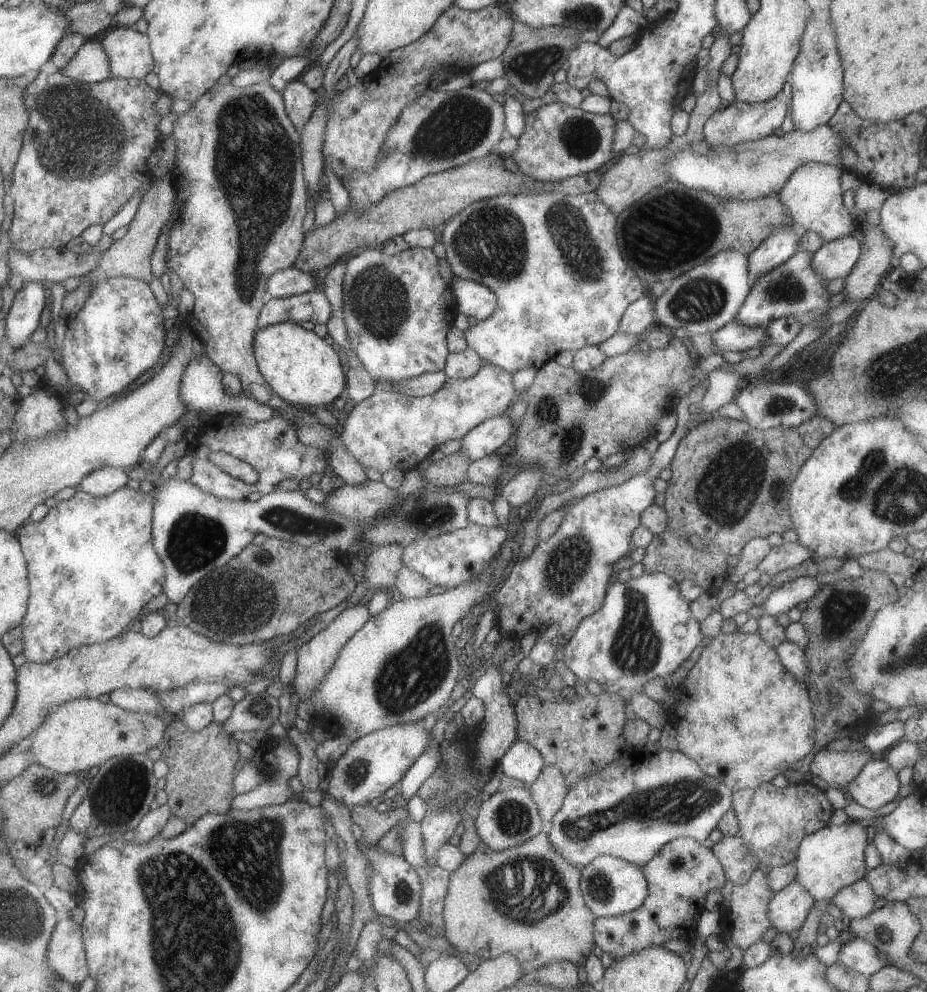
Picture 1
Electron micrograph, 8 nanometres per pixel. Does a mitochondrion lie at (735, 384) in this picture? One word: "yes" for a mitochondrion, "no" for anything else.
no

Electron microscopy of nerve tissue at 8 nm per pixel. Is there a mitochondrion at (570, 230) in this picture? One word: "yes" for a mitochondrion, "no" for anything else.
yes

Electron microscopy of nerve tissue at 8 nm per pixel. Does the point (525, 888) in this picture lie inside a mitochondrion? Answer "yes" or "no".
yes

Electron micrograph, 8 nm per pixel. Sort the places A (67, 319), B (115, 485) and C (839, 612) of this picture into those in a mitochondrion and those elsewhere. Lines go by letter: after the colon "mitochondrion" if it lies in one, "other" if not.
A: other
B: other
C: mitochondrion

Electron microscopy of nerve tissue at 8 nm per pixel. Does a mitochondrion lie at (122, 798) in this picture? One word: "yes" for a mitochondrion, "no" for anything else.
yes

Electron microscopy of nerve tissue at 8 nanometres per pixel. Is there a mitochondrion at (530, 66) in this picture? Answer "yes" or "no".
yes

